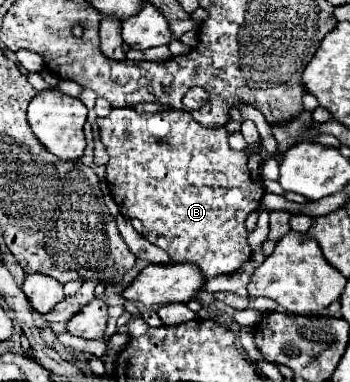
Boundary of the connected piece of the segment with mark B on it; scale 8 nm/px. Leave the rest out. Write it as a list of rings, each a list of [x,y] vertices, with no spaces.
[[[112,109],[108,117],[96,119],[100,139],[106,145],[110,161],[106,165],[110,193],[126,219],[140,219],[144,225],[144,237],[156,247],[164,249],[176,263],[192,263],[200,267],[200,273],[210,279],[216,275],[232,275],[252,255],[246,241],[246,217],[260,207],[264,195],[264,183],[260,177],[262,145],[248,151],[234,151],[228,145],[224,127],[206,129],[192,119],[186,111],[166,113],[136,113],[134,109]]]

